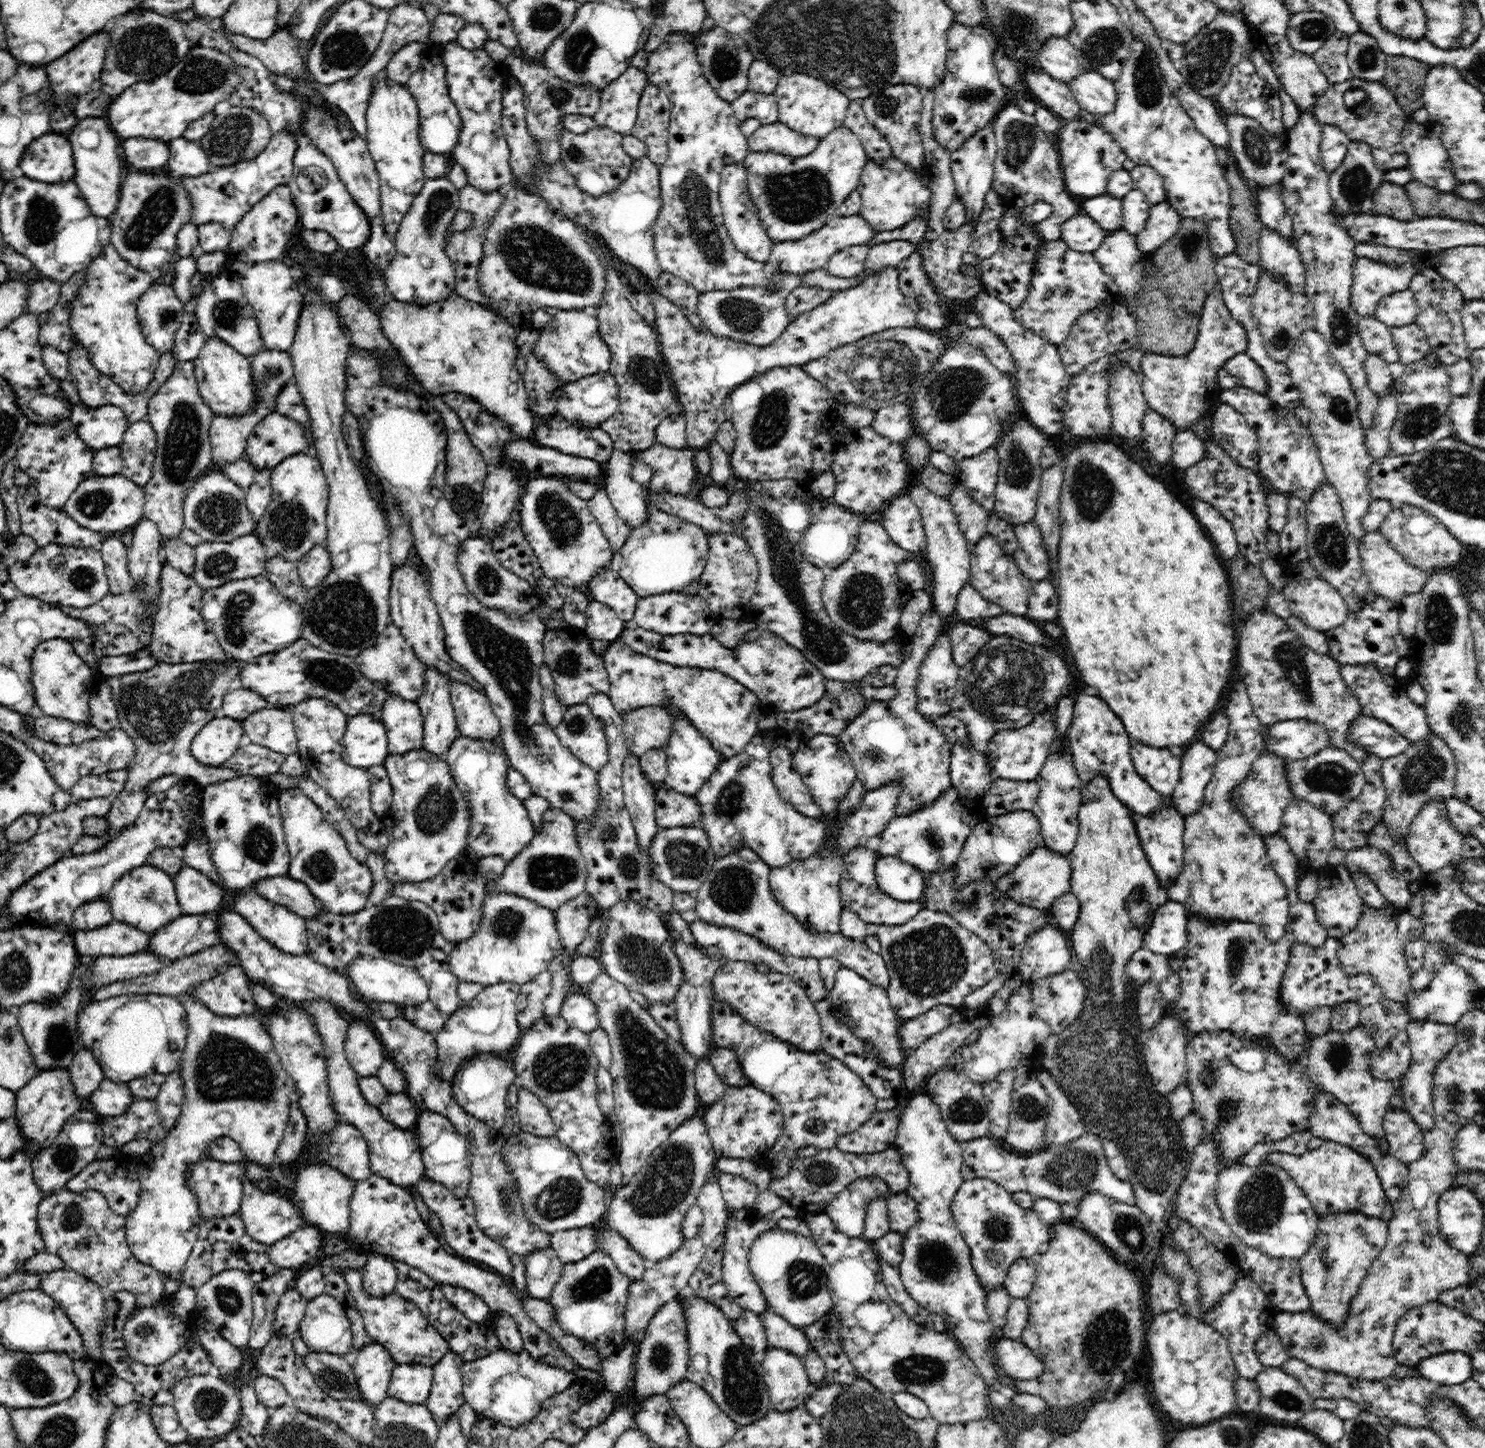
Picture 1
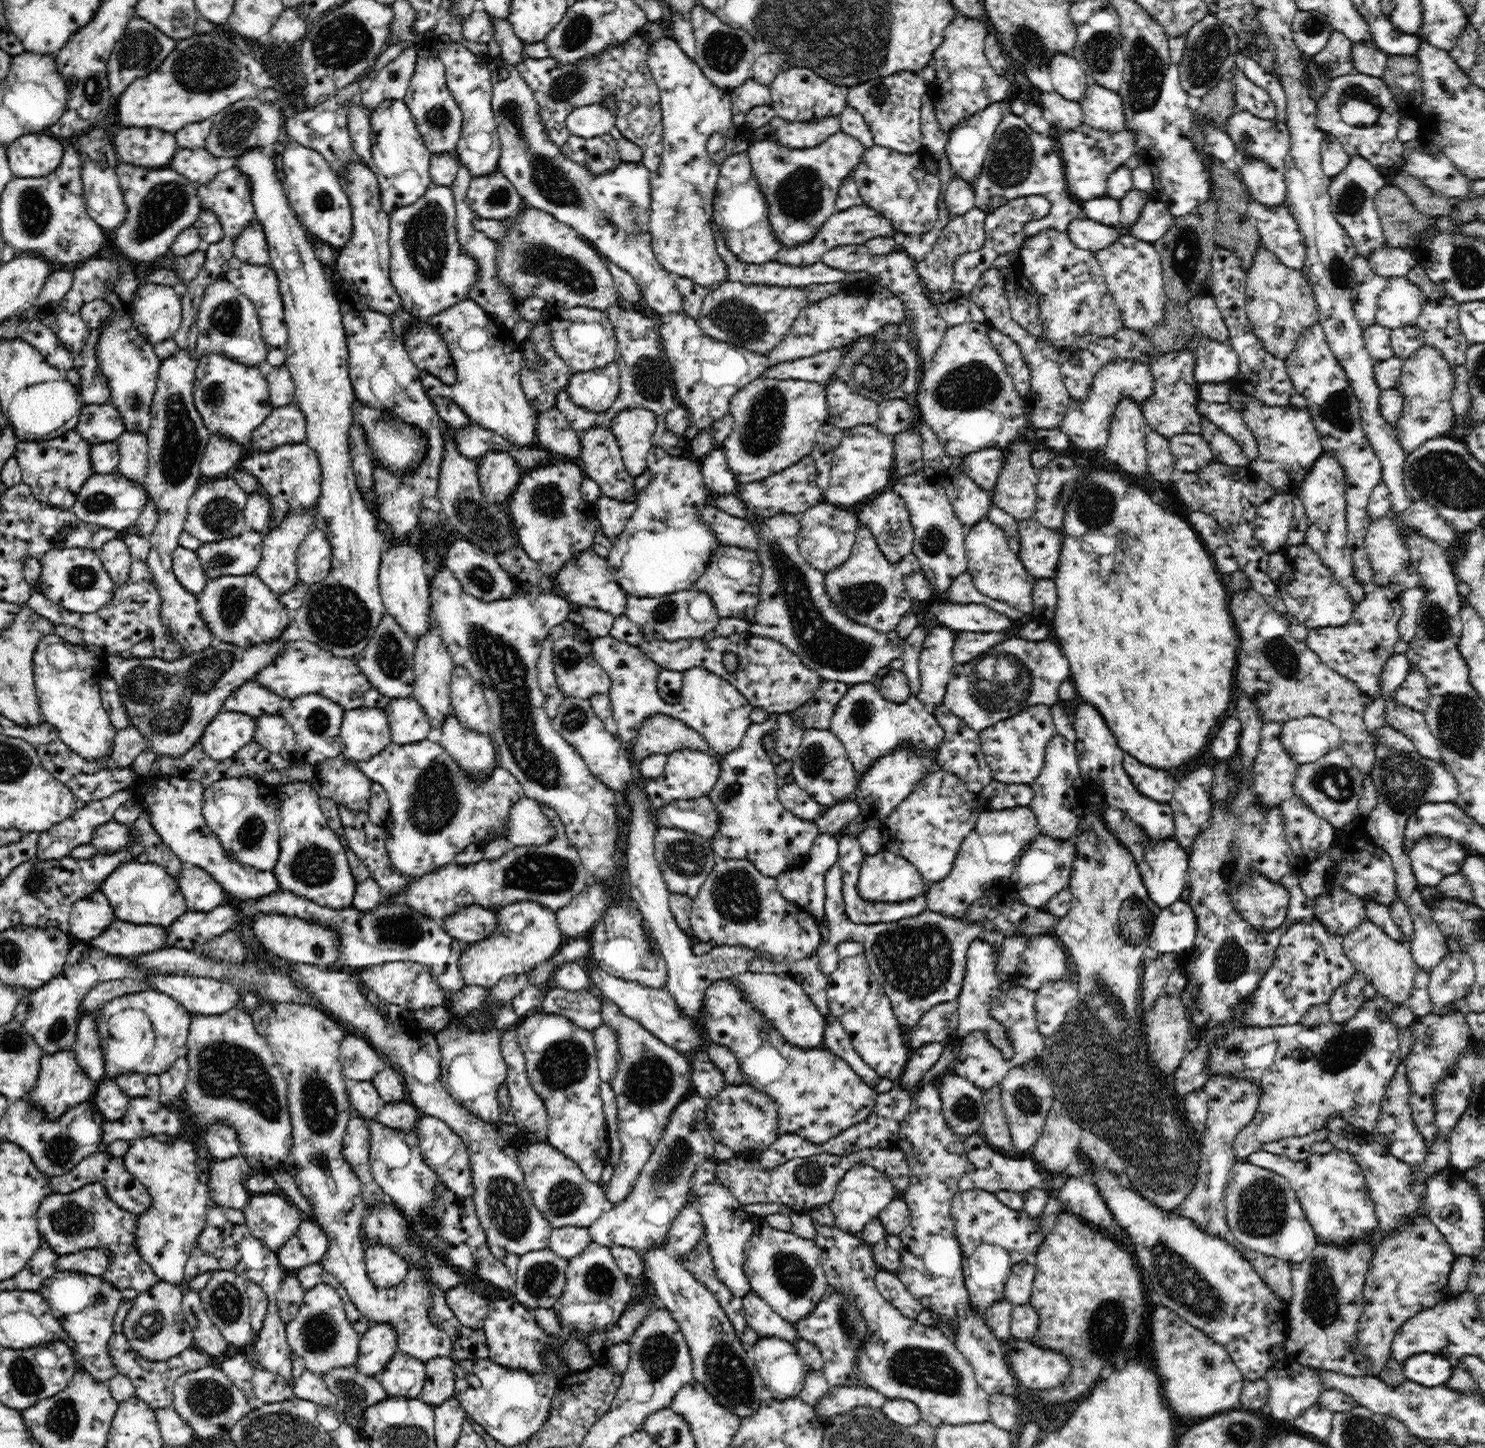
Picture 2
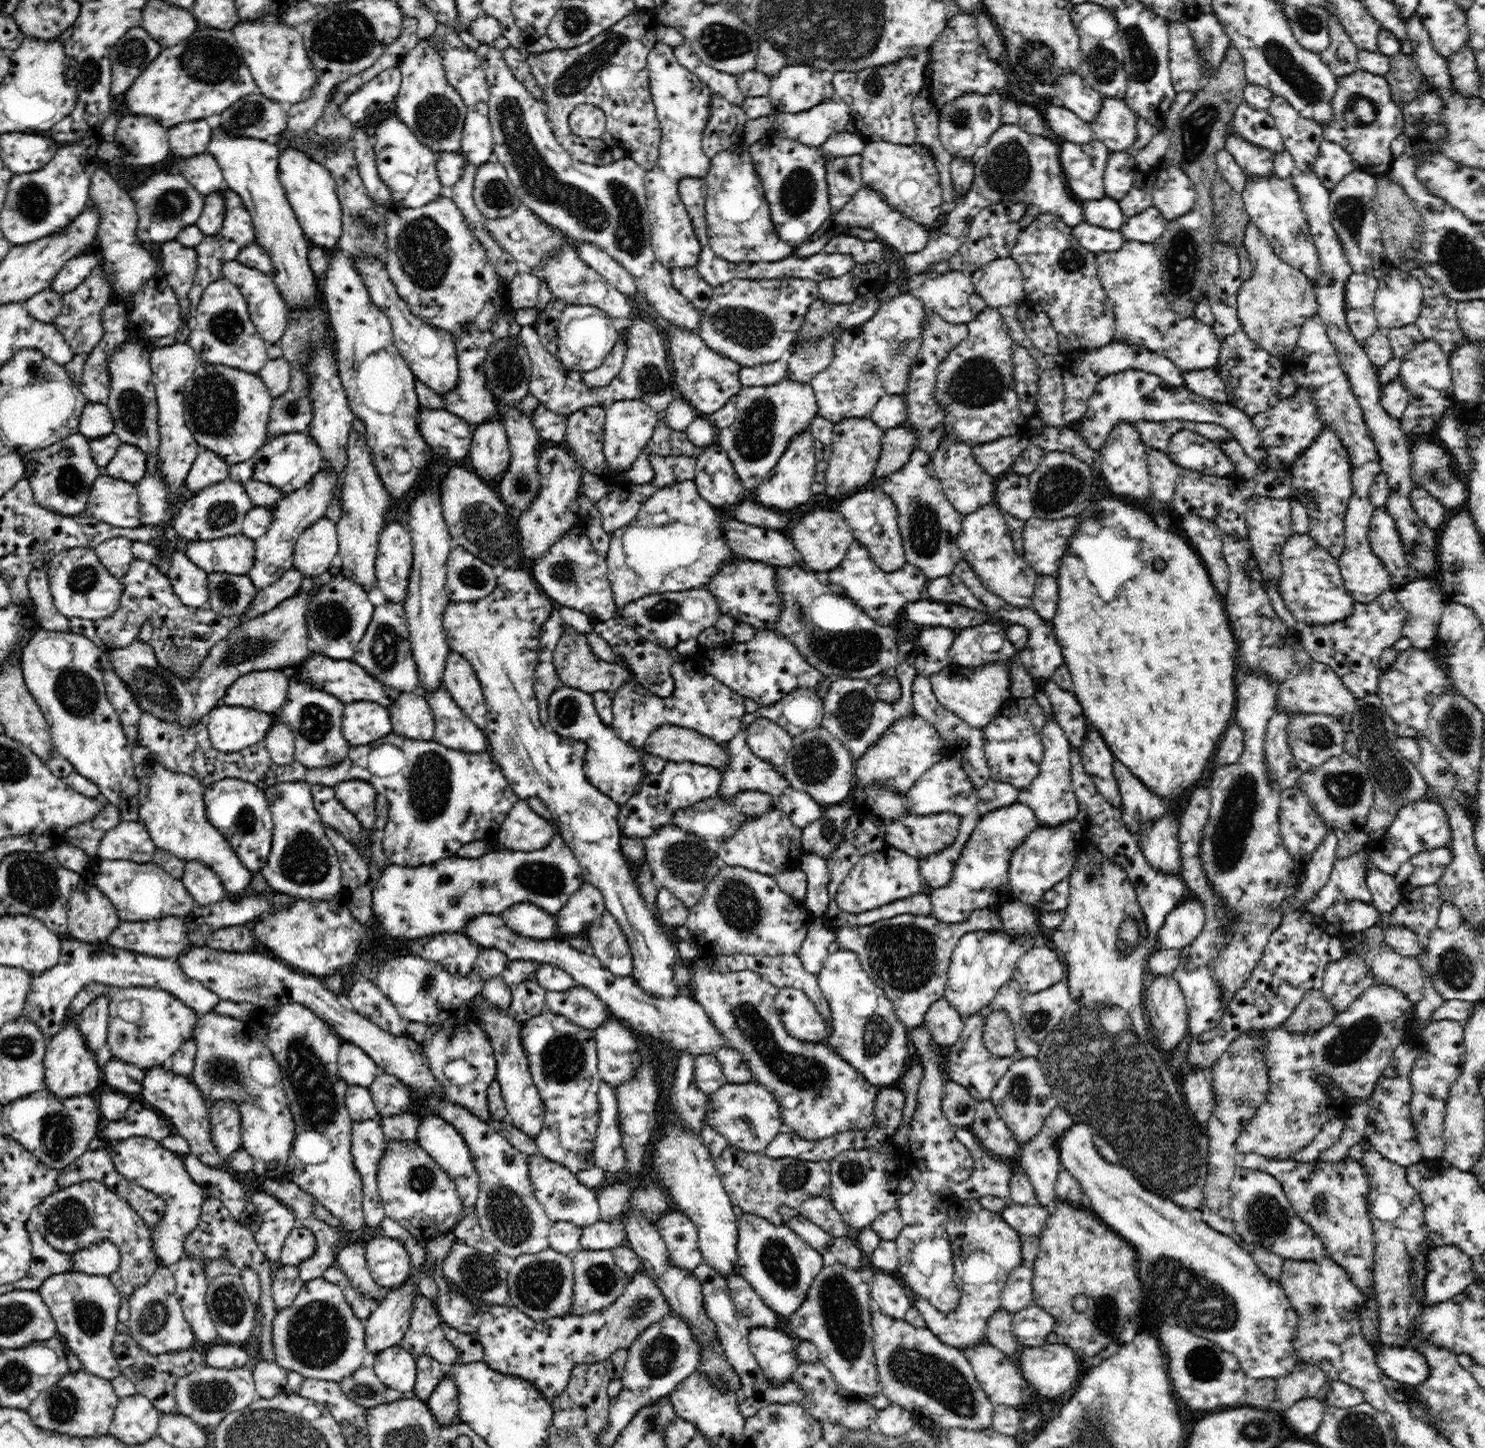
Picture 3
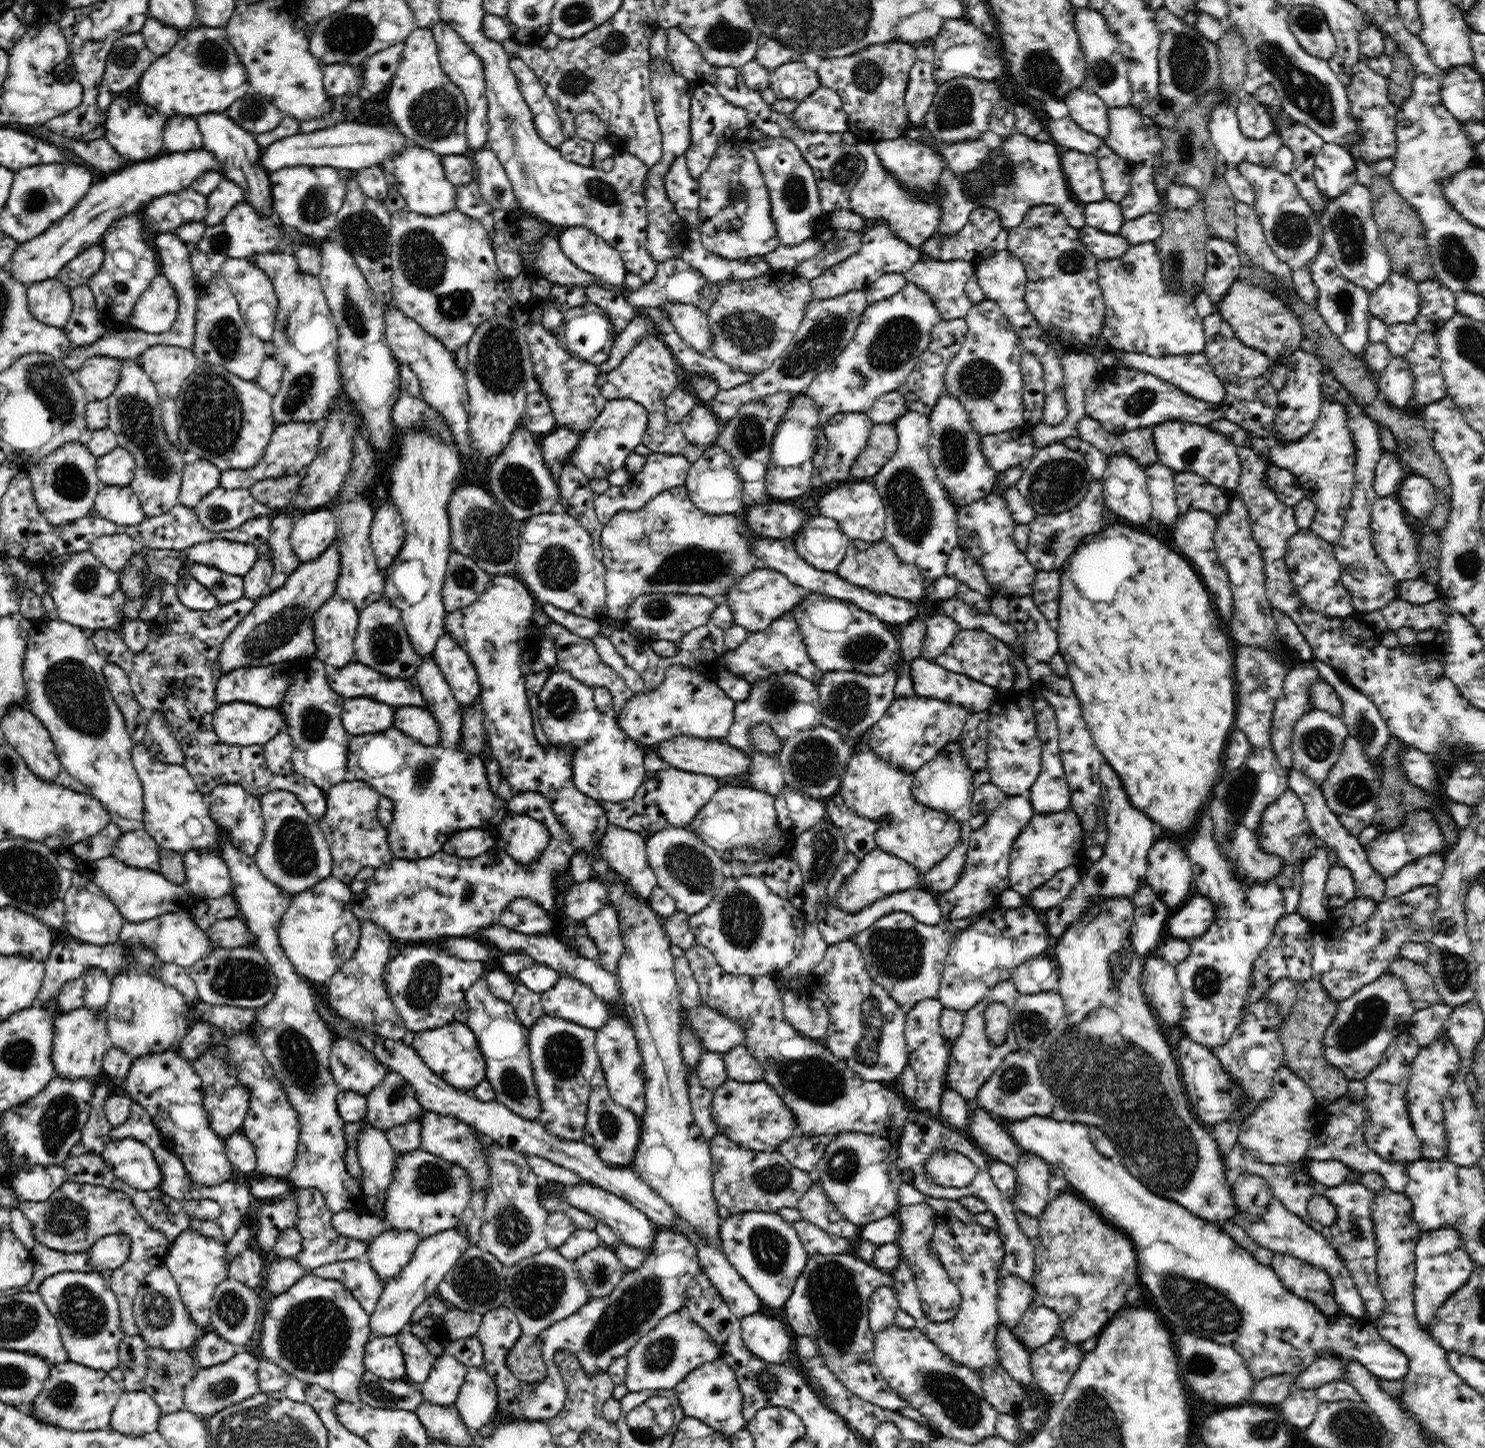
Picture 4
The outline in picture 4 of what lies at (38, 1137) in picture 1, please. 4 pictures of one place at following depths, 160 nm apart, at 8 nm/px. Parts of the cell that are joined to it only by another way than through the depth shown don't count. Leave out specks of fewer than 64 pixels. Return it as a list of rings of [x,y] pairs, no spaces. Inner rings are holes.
[[[84,1005],[76,1010],[62,1013],[55,1019],[52,1047],[52,1063],[55,1076],[66,1079],[84,1077],[90,1080],[103,1070],[103,1058],[107,1050],[113,1047],[106,1030],[105,1010],[90,1010]]]

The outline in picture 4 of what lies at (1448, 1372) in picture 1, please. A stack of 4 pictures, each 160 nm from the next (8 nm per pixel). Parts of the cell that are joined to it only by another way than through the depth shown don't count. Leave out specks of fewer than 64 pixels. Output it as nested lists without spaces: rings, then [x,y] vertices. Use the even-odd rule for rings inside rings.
[[[1032,1115],[1019,1121],[1006,1121],[1003,1122],[1002,1118],[996,1118],[999,1123],[1002,1123],[1006,1132],[1017,1142],[1017,1144],[1027,1152],[1031,1152],[1040,1158],[1043,1158],[1051,1166],[1058,1168],[1065,1174],[1067,1181],[1072,1186],[1073,1190],[1079,1194],[1090,1206],[1098,1211],[1103,1219],[1115,1229],[1124,1232],[1128,1235],[1128,1238],[1133,1242],[1137,1253],[1137,1264],[1138,1264],[1138,1276],[1140,1280],[1148,1286],[1152,1298],[1154,1298],[1154,1304],[1156,1308],[1160,1310],[1160,1314],[1166,1316],[1168,1320],[1168,1328],[1176,1334],[1191,1334],[1198,1338],[1205,1338],[1206,1340],[1213,1340],[1214,1342],[1220,1343],[1221,1345],[1231,1346],[1236,1349],[1236,1352],[1240,1353],[1244,1360],[1247,1361],[1248,1370],[1256,1381],[1260,1379],[1271,1377],[1274,1375],[1288,1373],[1291,1375],[1297,1375],[1298,1373],[1306,1370],[1310,1364],[1318,1359],[1320,1352],[1331,1352],[1333,1356],[1341,1358],[1341,1360],[1349,1360],[1349,1362],[1359,1362],[1364,1368],[1367,1368],[1374,1376],[1378,1376],[1384,1380],[1400,1380],[1404,1378],[1406,1372],[1408,1372],[1408,1357],[1404,1353],[1400,1352],[1395,1346],[1386,1342],[1377,1332],[1377,1329],[1370,1322],[1366,1322],[1359,1317],[1351,1317],[1346,1315],[1336,1318],[1329,1318],[1320,1311],[1320,1309],[1313,1305],[1308,1299],[1300,1298],[1292,1292],[1288,1291],[1283,1286],[1282,1281],[1278,1278],[1275,1270],[1270,1265],[1262,1265],[1256,1261],[1256,1258],[1252,1256],[1250,1252],[1247,1252],[1244,1247],[1241,1247],[1228,1233],[1222,1231],[1218,1225],[1208,1223],[1202,1218],[1196,1217],[1195,1214],[1190,1213],[1184,1207],[1178,1205],[1176,1202],[1170,1201],[1168,1197],[1161,1196],[1160,1194],[1152,1193],[1146,1188],[1140,1181],[1137,1174],[1130,1174],[1130,1171],[1126,1171],[1122,1165],[1116,1165],[1110,1161],[1110,1159],[1100,1151],[1095,1149],[1092,1144],[1091,1138],[1089,1137],[1088,1125],[1081,1122],[1076,1122],[1072,1119],[1066,1121],[1057,1121],[1052,1116]]]

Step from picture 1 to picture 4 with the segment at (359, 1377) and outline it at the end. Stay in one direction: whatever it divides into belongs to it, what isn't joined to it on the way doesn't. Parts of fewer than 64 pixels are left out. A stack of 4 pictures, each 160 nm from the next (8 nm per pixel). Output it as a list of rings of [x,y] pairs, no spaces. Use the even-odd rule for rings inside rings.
[[[458,1228],[446,1230],[436,1236],[421,1240],[416,1247],[414,1255],[402,1271],[386,1281],[380,1290],[379,1299],[374,1312],[370,1314],[370,1327],[372,1337],[376,1336],[398,1336],[407,1325],[414,1310],[428,1298],[437,1292],[443,1276],[448,1273],[461,1258],[461,1255],[468,1250],[472,1244],[468,1241],[464,1232]]]

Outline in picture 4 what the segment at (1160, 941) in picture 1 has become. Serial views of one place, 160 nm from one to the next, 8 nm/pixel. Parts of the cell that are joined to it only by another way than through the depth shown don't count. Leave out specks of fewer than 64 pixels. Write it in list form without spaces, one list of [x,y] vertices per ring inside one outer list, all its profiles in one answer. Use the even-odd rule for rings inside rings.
[[[1195,894],[1172,912],[1165,927],[1166,937],[1190,940],[1202,936],[1214,918],[1214,904],[1210,899]]]

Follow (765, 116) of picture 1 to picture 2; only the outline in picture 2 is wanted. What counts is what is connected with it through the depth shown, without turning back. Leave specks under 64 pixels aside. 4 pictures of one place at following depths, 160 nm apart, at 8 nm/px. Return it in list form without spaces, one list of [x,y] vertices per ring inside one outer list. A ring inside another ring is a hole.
[[[747,78],[740,86],[728,91],[732,103],[732,120],[736,127],[744,129],[744,120],[748,111],[758,105],[771,104],[769,86],[760,84],[756,79]]]

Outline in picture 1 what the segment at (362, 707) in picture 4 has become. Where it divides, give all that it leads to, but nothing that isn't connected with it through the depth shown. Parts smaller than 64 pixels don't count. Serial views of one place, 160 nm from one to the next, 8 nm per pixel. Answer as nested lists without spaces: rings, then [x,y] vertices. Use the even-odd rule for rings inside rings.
[[[380,715],[348,717],[342,744],[342,759],[353,767],[369,769],[384,764],[390,756],[387,733]]]

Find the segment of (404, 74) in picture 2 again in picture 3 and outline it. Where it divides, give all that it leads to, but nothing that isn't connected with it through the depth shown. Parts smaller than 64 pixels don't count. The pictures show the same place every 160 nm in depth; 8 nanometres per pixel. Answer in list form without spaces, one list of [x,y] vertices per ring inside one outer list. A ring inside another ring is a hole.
[[[398,66],[384,69],[376,78],[367,82],[360,90],[354,92],[354,94],[348,95],[348,98],[345,98],[339,104],[340,114],[354,124],[358,124],[359,122],[364,123],[367,116],[372,115],[383,104],[386,104],[386,102],[392,102],[395,99],[401,80],[402,75]]]

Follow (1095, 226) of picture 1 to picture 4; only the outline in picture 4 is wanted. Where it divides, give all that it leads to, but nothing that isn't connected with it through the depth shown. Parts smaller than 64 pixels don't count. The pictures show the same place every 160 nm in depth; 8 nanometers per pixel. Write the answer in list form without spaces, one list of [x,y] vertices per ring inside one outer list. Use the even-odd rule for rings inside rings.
[[[1084,225],[1079,230],[1083,246],[1098,260],[1113,260],[1124,257],[1131,245],[1120,234],[1107,234]]]

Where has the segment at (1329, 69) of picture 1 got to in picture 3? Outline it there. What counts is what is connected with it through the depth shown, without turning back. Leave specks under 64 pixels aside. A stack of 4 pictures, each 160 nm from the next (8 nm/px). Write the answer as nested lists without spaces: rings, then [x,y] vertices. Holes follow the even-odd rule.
[[[1329,14],[1330,44],[1320,54],[1324,63],[1337,77],[1352,74],[1357,68],[1359,48],[1352,43],[1336,15]]]

